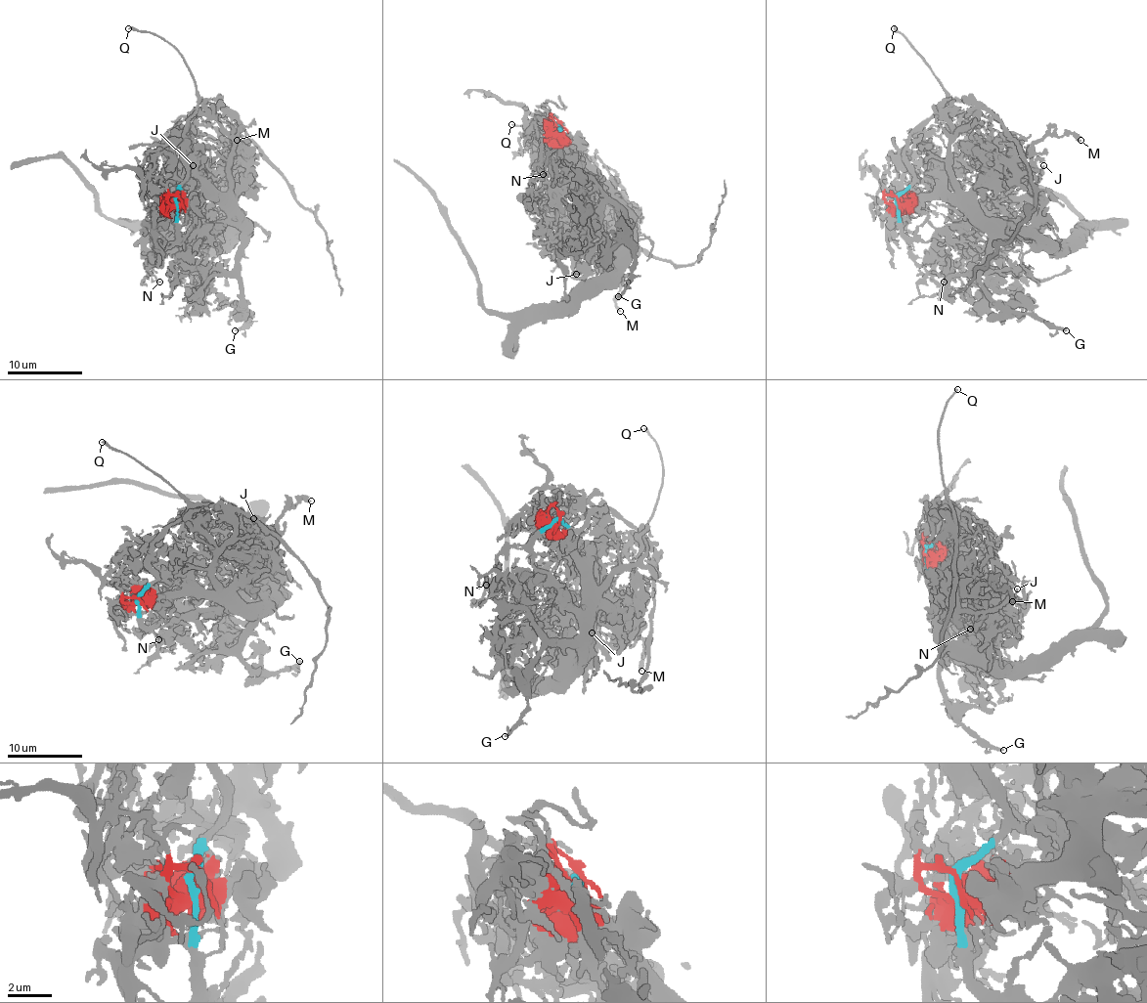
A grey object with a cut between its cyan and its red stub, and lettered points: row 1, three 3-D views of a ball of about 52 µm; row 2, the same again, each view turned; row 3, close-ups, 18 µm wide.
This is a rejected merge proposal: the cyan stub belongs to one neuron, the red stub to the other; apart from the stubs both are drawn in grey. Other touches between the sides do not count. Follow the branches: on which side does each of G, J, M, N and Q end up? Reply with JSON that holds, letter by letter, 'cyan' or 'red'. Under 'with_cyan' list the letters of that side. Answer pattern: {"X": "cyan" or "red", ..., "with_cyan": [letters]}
{"G": "red", "J": "red", "M": "red", "N": "red", "Q": "cyan", "with_cyan": ["Q"]}

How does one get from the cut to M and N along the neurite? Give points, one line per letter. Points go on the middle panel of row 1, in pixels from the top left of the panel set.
M: (558, 128), (562, 140), (625, 209), (628, 256), (619, 266), (619, 296), (615, 302), (621, 311)
N: (558, 128), (534, 160), (551, 183), (540, 201), (528, 195), (530, 177), (544, 174)

